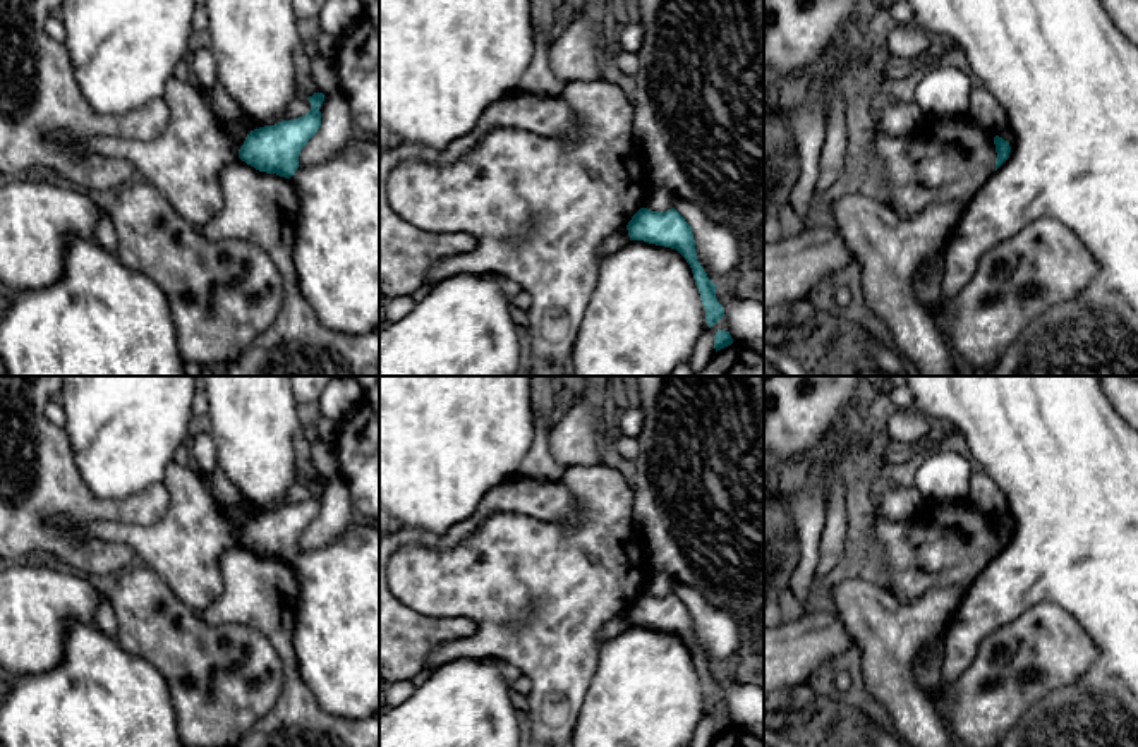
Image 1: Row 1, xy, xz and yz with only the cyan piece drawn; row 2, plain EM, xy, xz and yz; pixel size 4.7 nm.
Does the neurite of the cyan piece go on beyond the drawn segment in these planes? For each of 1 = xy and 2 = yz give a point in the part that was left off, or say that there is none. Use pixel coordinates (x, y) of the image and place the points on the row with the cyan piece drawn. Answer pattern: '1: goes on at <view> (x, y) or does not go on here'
1: does not go on here
2: does not go on here

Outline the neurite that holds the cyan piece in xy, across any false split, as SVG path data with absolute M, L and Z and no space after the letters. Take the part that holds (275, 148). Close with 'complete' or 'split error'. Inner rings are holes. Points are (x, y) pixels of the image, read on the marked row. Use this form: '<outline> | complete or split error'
M314 93L307 100L311 110L306 115L251 131L239 149L239 158L259 172L290 179L300 167L300 149L321 125L319 106L324 94Z | complete

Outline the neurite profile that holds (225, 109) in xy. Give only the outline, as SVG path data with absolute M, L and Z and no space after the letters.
M220 84L203 88L203 94L223 125L240 125L247 132L259 129L259 122L251 118Z

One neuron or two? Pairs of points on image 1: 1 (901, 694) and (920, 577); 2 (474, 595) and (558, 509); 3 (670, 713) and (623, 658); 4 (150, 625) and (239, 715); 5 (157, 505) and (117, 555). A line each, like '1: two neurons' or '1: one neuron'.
1: two neurons
2: two neurons
3: one neuron
4: one neuron
5: one neuron

